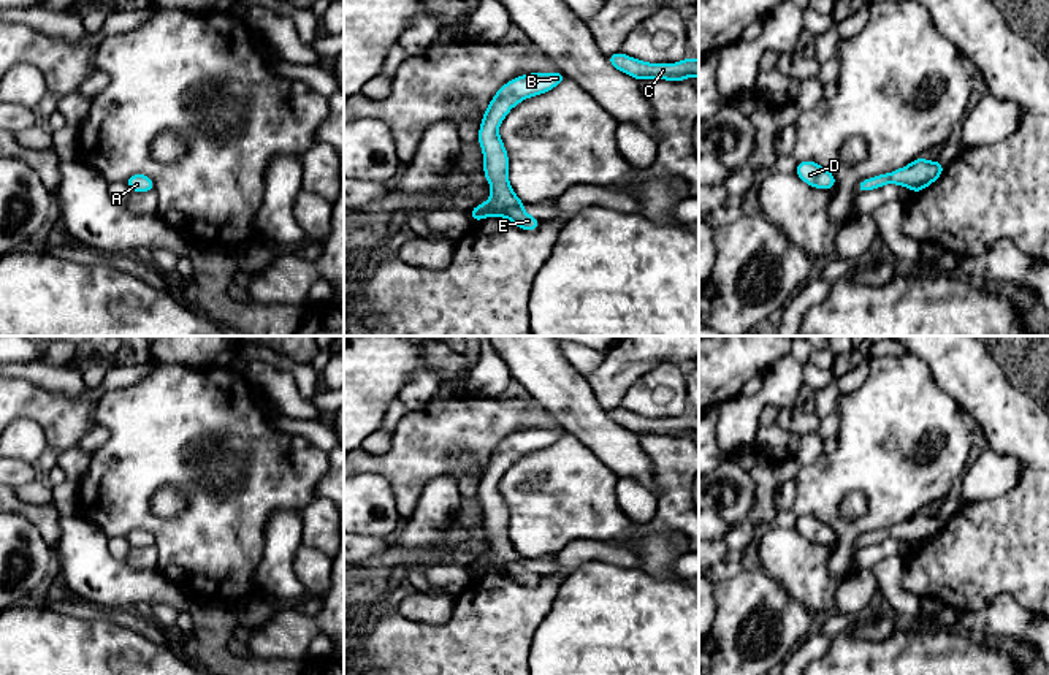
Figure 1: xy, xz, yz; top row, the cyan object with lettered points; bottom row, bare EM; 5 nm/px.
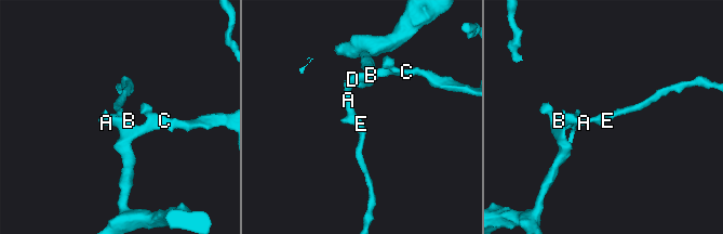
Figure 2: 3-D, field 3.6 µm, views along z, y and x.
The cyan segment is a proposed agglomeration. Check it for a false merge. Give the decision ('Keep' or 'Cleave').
Keep

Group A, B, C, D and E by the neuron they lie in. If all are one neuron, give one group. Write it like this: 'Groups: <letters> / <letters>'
Groups: A B C D E

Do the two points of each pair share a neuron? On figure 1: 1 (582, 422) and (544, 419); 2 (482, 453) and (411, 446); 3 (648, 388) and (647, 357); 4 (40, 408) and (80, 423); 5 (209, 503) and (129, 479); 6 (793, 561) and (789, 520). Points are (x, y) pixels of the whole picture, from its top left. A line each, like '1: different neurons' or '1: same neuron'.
1: different neurons
2: same neuron
3: different neurons
4: same neuron
5: same neuron
6: different neurons

